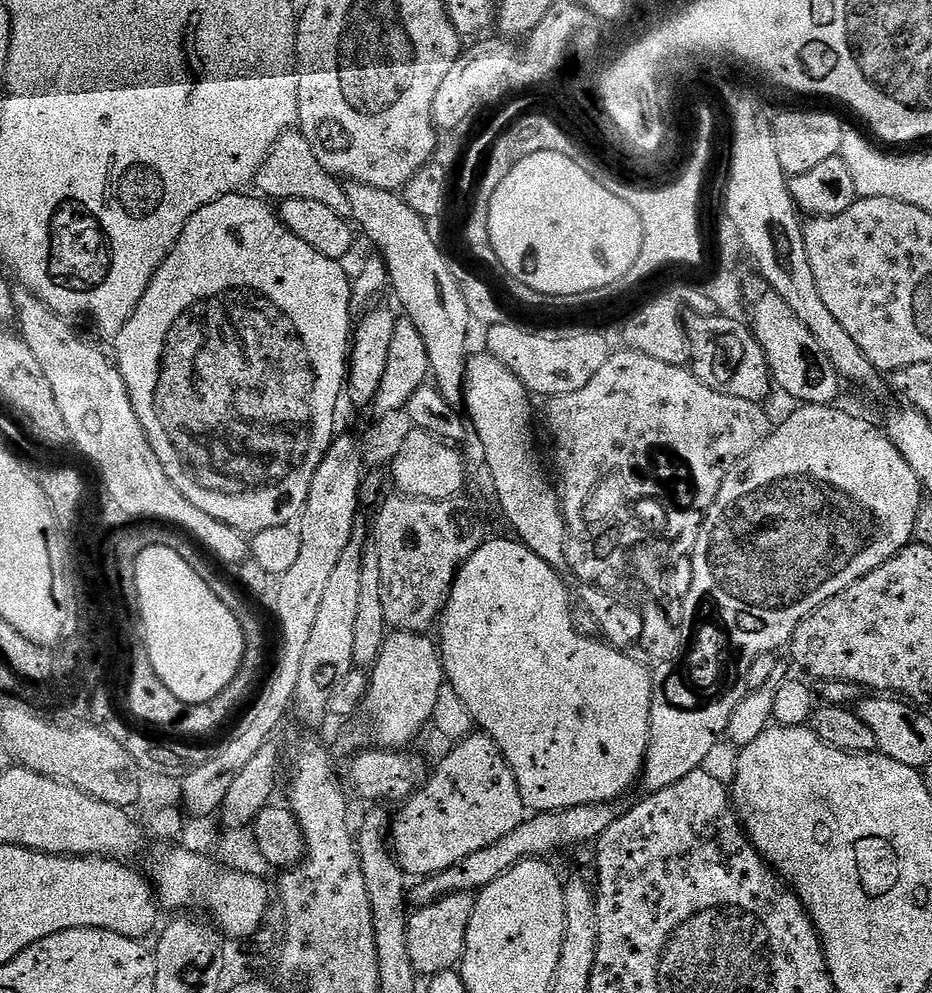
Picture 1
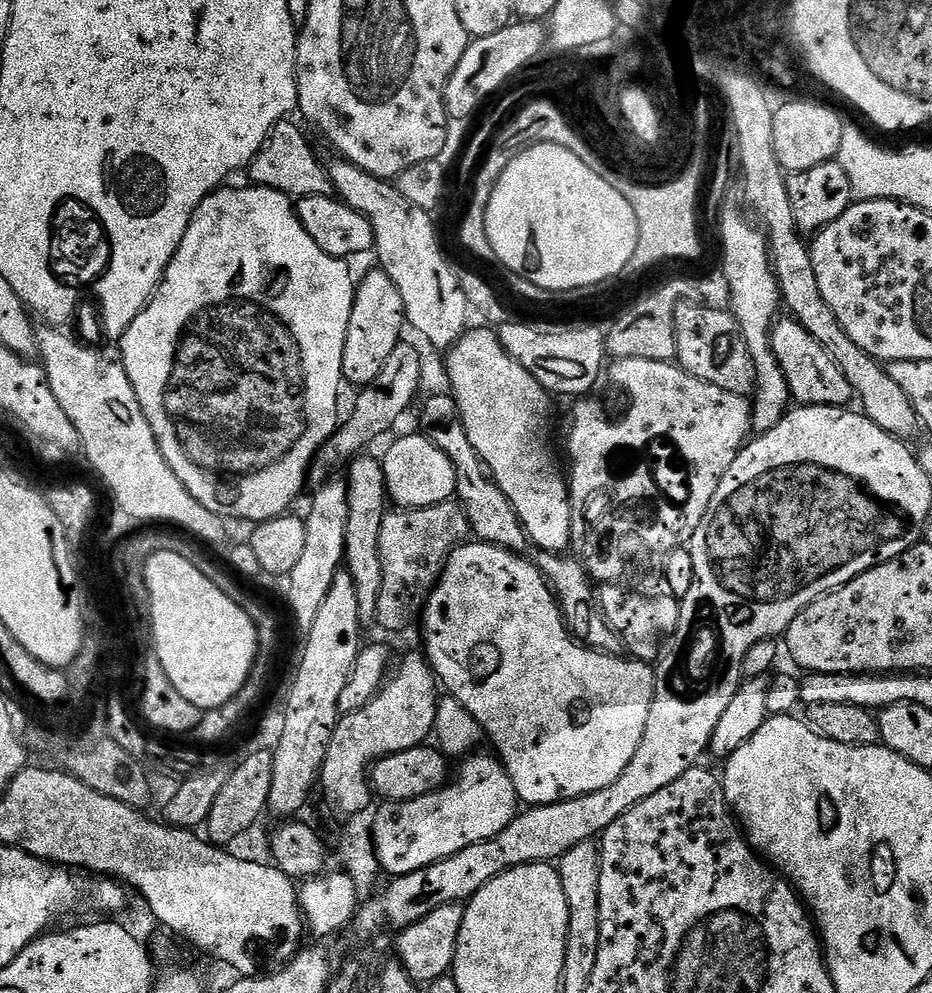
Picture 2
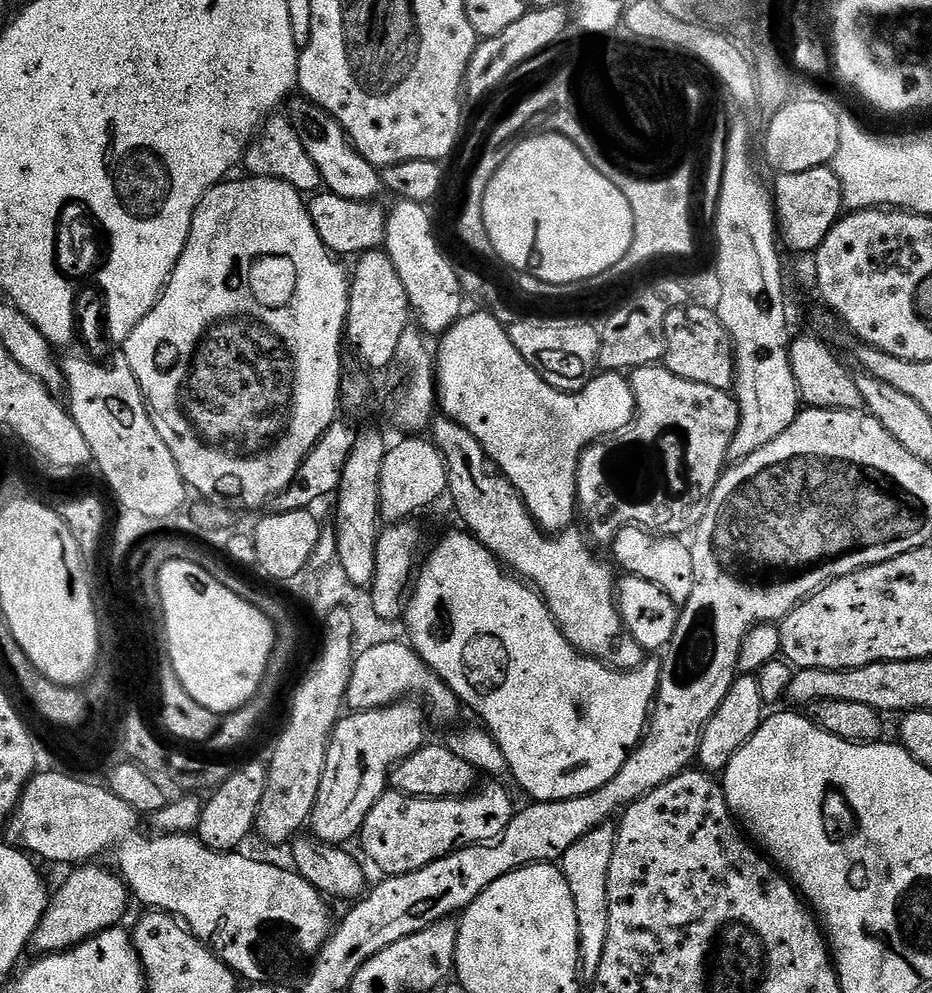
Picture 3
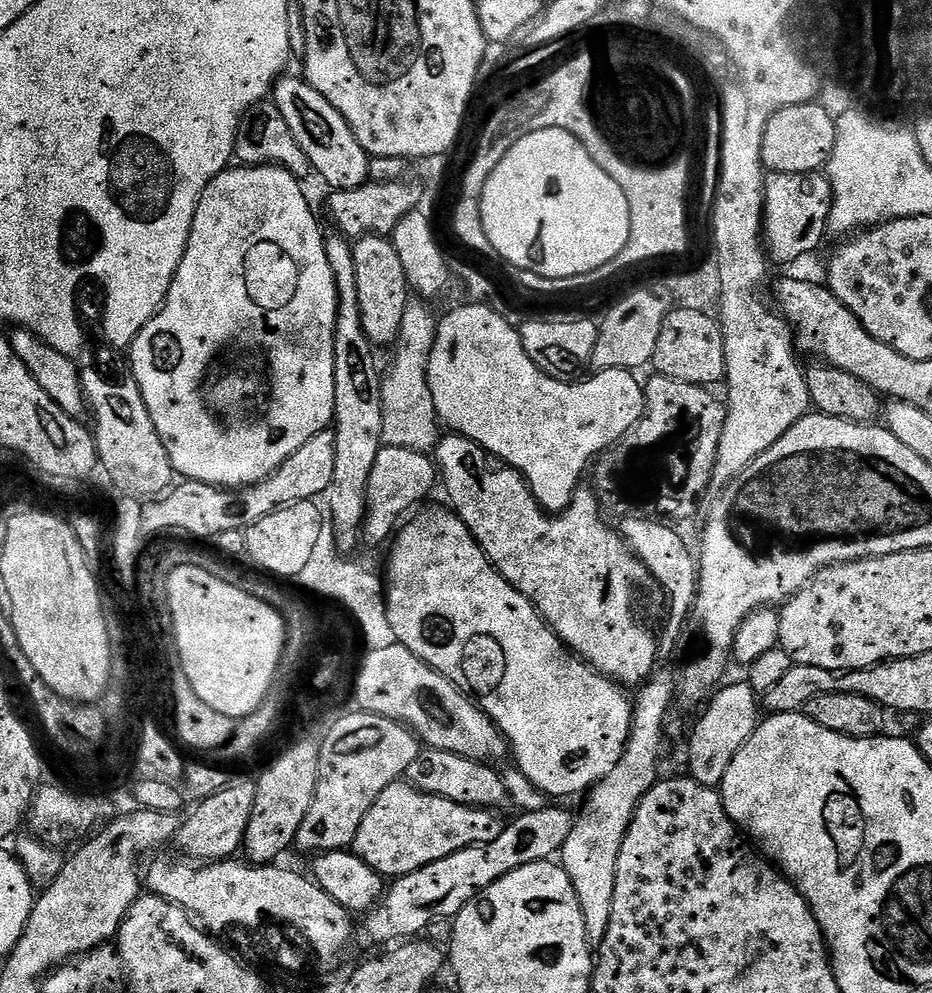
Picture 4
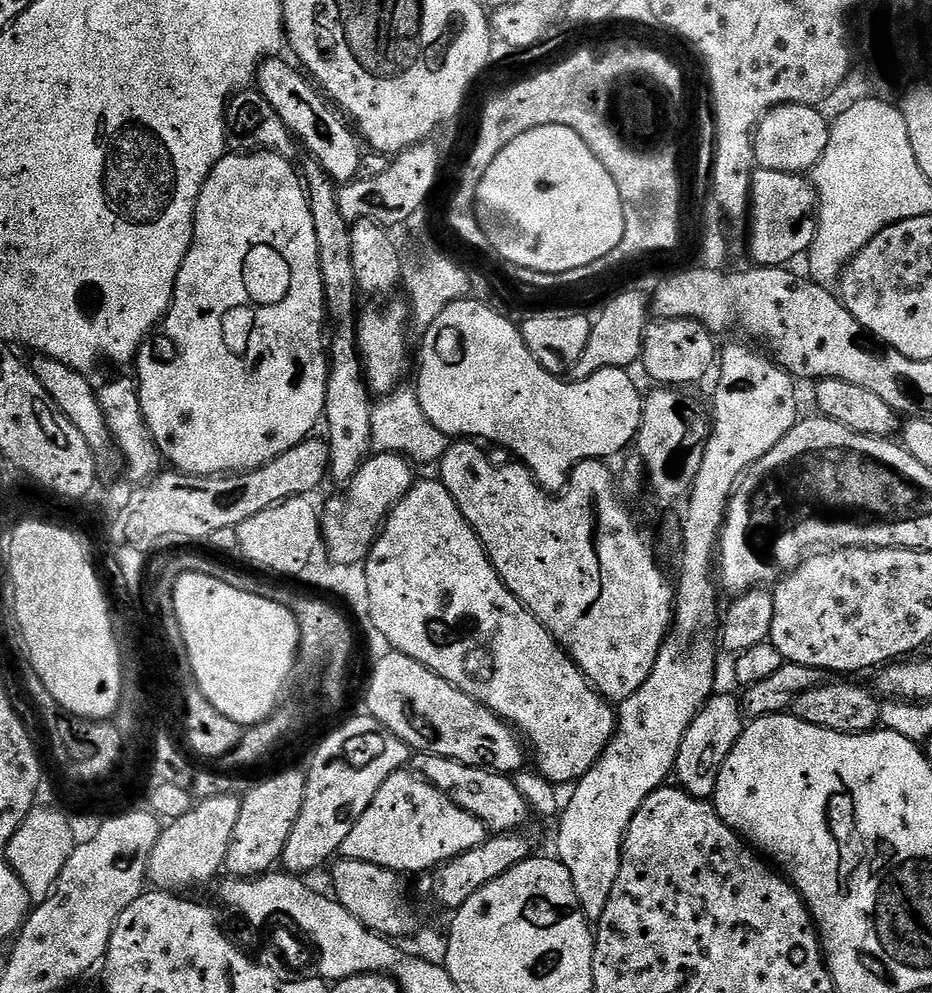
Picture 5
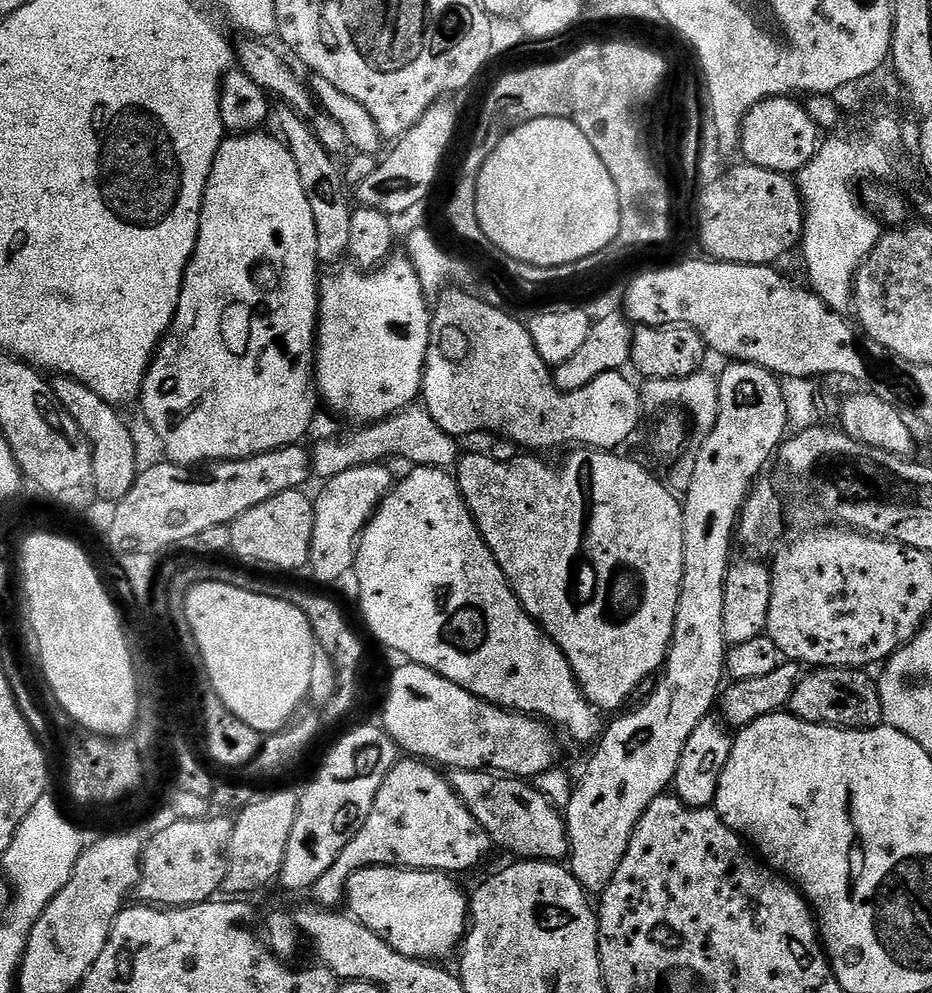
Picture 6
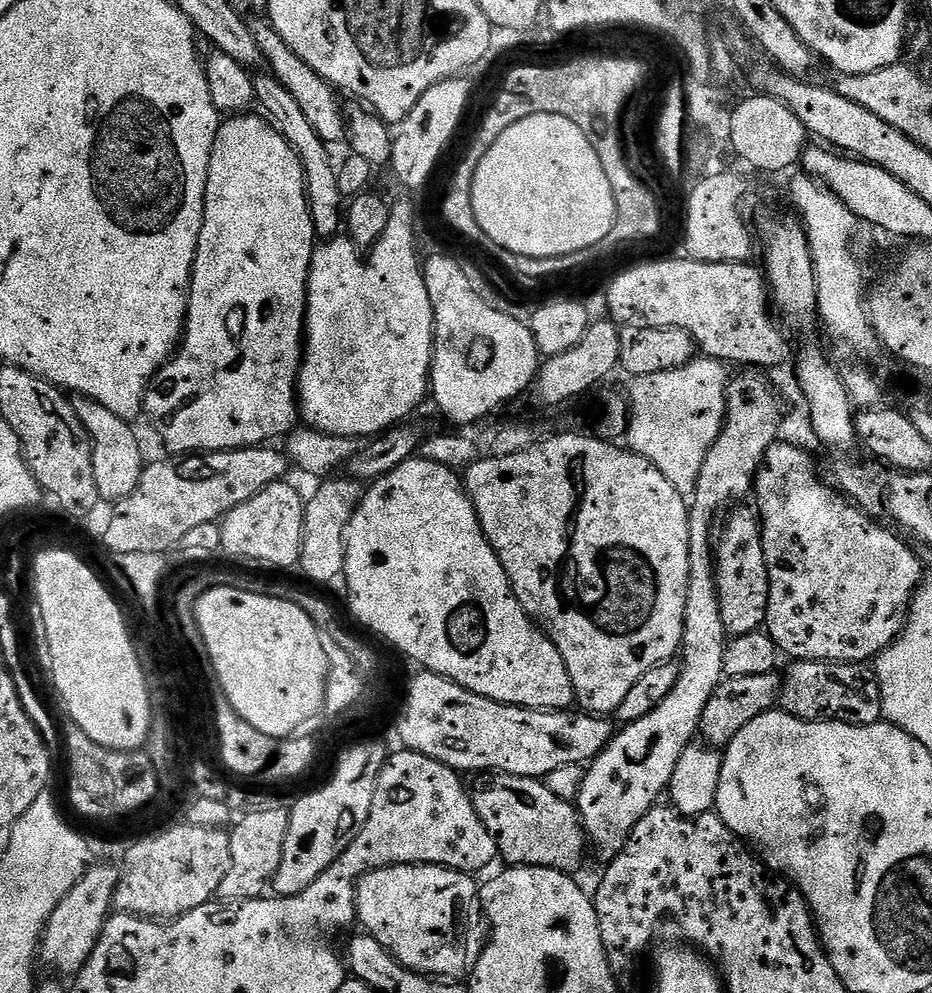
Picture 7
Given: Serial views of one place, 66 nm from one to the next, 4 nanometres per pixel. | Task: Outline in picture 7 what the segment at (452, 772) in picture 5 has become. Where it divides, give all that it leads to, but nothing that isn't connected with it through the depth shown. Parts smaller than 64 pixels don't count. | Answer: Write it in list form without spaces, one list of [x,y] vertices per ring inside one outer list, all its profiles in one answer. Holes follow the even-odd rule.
[[[480,774],[470,784],[470,795],[482,826],[490,830],[497,853],[512,866],[553,868],[576,874],[584,864],[586,833],[573,801],[558,798],[543,779],[534,776]]]

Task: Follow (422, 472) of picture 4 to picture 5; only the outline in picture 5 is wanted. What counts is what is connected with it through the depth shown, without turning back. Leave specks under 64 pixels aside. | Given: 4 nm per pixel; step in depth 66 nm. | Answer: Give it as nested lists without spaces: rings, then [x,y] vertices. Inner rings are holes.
[[[385,452],[369,455],[368,459],[361,464],[360,469],[356,471],[355,478],[346,485],[345,492],[348,493],[341,500],[332,500],[325,508],[322,508],[322,544],[334,563],[364,564],[367,561],[372,543],[380,535],[392,508],[413,488],[412,471],[414,471],[413,465],[402,456]]]

